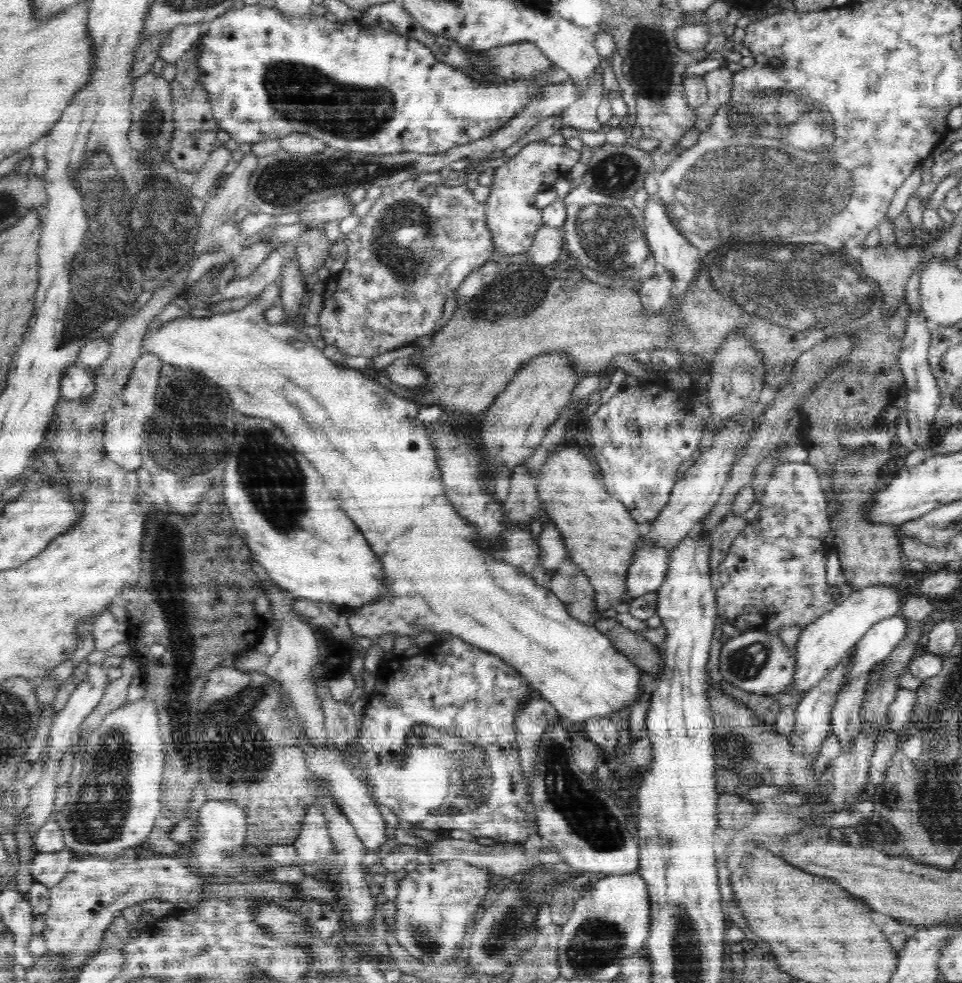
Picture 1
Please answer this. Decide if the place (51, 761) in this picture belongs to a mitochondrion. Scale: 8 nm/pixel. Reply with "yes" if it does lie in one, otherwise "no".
no

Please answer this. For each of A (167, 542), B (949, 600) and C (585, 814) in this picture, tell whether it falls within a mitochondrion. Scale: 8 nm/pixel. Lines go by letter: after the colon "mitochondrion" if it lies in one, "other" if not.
A: mitochondrion
B: other
C: mitochondrion

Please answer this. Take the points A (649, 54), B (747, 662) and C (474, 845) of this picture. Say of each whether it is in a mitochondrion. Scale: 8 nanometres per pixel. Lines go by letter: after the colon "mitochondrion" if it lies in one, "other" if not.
A: mitochondrion
B: mitochondrion
C: other

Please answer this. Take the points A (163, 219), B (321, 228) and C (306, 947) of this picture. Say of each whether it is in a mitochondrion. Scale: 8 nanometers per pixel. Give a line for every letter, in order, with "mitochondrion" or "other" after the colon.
A: mitochondrion
B: other
C: other

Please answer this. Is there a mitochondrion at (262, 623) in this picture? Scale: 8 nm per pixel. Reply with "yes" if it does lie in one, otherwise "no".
no

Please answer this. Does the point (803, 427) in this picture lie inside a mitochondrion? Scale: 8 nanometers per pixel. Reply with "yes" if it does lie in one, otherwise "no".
no

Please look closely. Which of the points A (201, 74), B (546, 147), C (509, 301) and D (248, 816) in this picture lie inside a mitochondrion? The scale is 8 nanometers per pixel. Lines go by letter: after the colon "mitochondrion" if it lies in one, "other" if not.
A: other
B: other
C: mitochondrion
D: other

